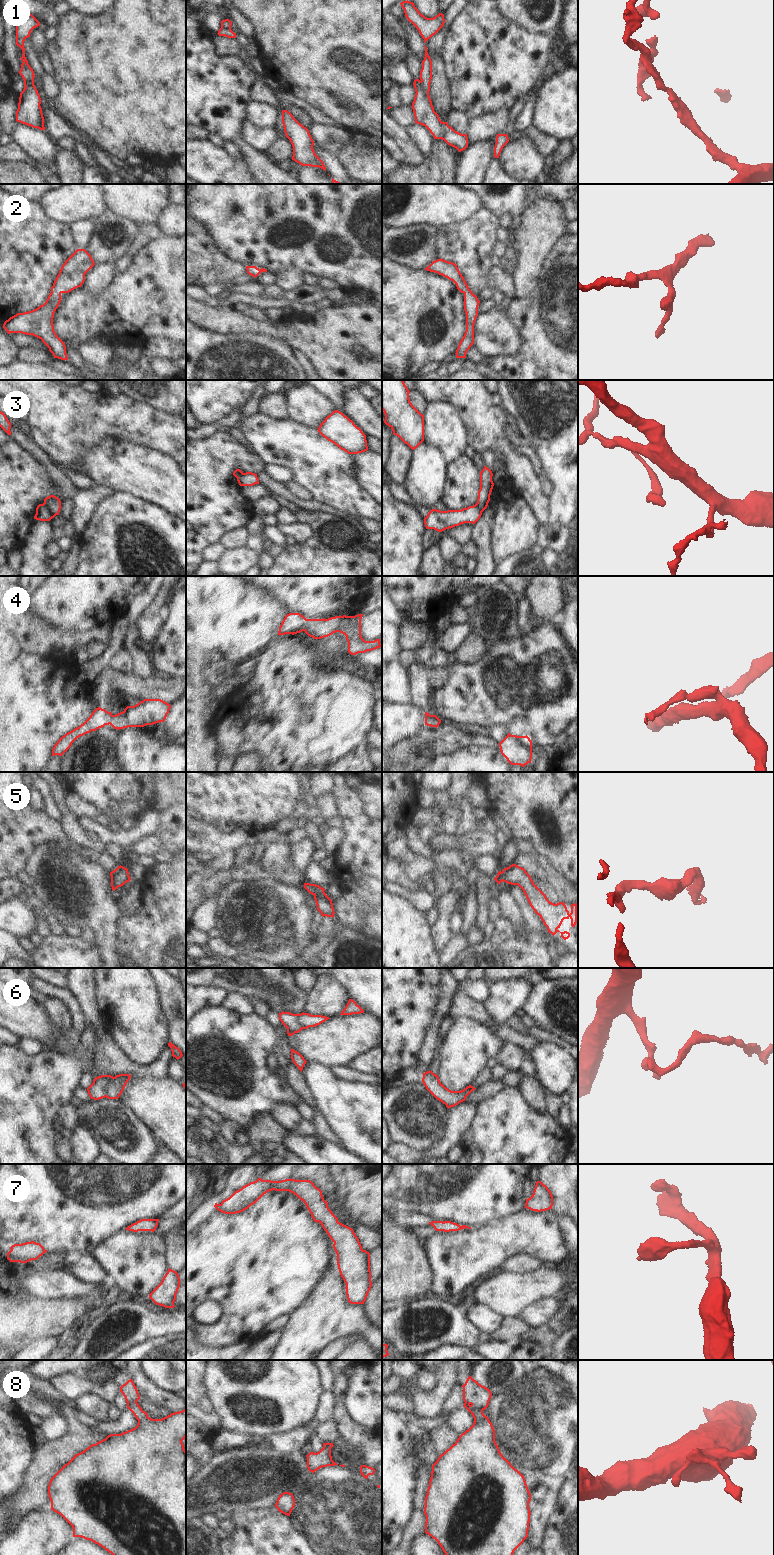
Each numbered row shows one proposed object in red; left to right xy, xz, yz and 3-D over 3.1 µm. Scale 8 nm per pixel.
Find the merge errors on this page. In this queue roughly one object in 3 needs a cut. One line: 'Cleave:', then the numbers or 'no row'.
Cleave: 1, 3, 8

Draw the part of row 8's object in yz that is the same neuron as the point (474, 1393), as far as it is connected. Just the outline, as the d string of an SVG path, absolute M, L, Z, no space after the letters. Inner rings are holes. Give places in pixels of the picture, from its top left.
M469 1376L463 1387L463 1400L481 1410L485 1410L491 1399L491 1391Z

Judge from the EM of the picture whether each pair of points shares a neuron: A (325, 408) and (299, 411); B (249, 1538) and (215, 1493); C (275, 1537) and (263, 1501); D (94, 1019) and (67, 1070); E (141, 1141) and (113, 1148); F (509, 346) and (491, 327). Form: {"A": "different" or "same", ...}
{"A": "same", "B": "different", "C": "different", "D": "different", "E": "same", "F": "same"}

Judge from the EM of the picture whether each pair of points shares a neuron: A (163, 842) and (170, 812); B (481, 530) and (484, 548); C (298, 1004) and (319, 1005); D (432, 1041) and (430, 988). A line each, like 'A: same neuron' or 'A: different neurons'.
A: different neurons
B: same neuron
C: different neurons
D: different neurons

